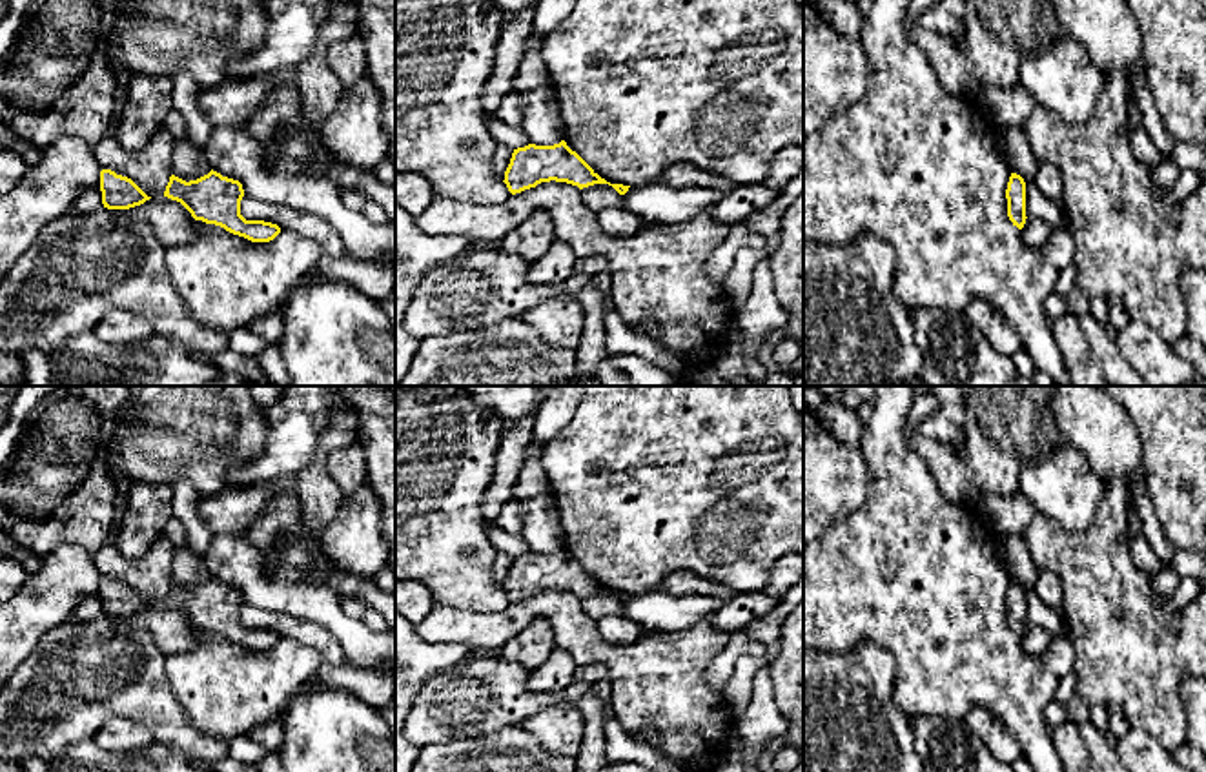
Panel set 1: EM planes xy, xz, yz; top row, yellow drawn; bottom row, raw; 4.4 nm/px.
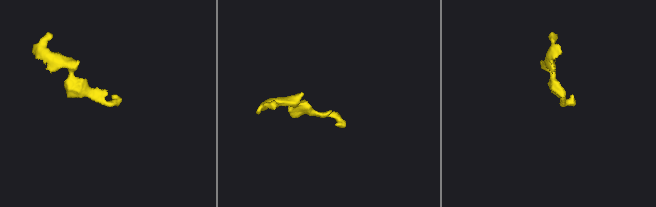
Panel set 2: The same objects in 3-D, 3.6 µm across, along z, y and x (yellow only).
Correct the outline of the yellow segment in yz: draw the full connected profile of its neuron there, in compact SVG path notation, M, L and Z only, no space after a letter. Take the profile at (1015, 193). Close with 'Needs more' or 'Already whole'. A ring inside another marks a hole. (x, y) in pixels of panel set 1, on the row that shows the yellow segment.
M1011 173L1006 189L1006 198L1009 220L1013 222L1013 226L1022 229L1027 217L1026 217L1026 182L1020 175Z. Already whole

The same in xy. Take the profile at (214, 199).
M213 169L189 182L171 175L164 197L180 202L195 220L220 226L251 242L270 242L281 233L277 224L246 220L240 215L242 184Z. Already whole

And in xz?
M565 140L554 146L528 144L514 149L503 180L512 195L550 180L567 182L579 189L608 184L619 195L625 195L630 188L601 178Z. Already whole

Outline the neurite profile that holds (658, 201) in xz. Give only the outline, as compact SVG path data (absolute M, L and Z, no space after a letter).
M659 178L641 188L629 188L623 208L647 222L674 224L720 204L725 195L727 191L714 188L670 186Z

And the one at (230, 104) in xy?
M284 67L275 76L222 82L215 87L202 87L199 93L199 106L213 127L239 127L259 109L273 82L295 84L295 67Z

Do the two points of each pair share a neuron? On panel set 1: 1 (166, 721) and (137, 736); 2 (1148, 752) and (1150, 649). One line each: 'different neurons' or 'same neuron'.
1: different neurons
2: different neurons

